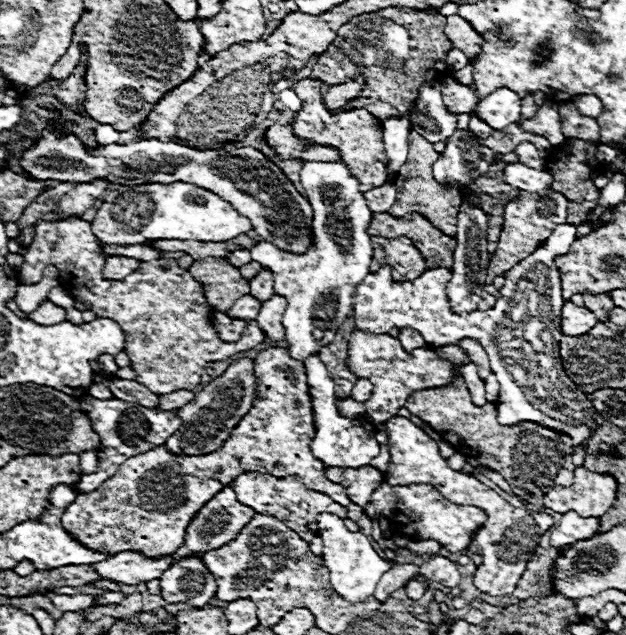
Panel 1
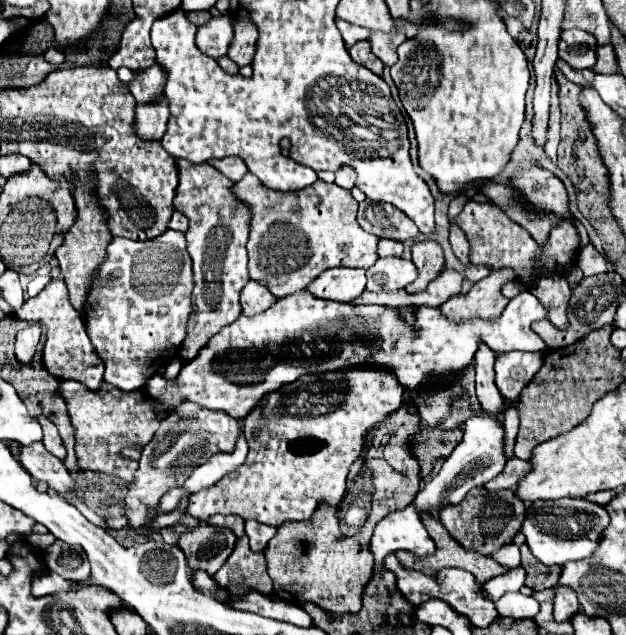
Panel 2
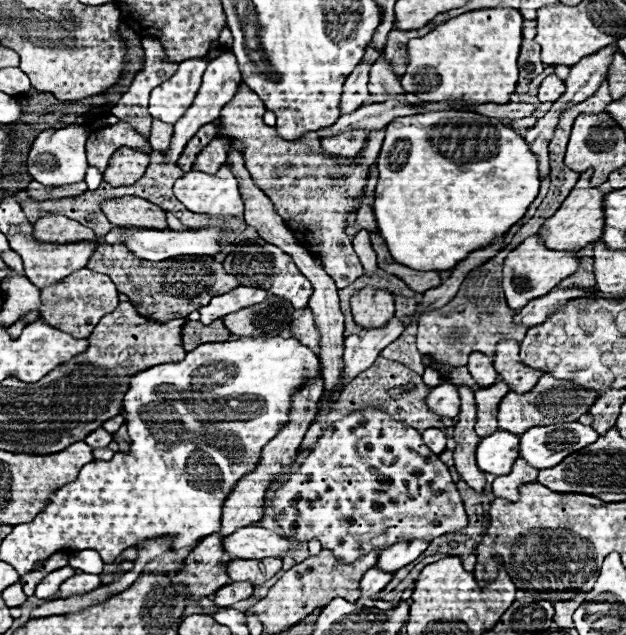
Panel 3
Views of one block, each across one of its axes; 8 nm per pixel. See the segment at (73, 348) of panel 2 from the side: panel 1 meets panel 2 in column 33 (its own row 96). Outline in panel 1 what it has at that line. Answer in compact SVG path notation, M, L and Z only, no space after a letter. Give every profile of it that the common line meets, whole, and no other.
M310 78L302 80L294 92L298 98L304 102L304 108L296 112L296 120L292 124L296 136L314 140L316 144L324 146L336 146L342 152L342 162L350 166L352 174L360 180L360 190L372 190L376 186L382 186L388 182L388 158L384 150L384 140L382 140L382 122L374 118L368 110L348 110L348 112L338 112L336 116L324 106L322 100L322 88L320 82L312 82Z

